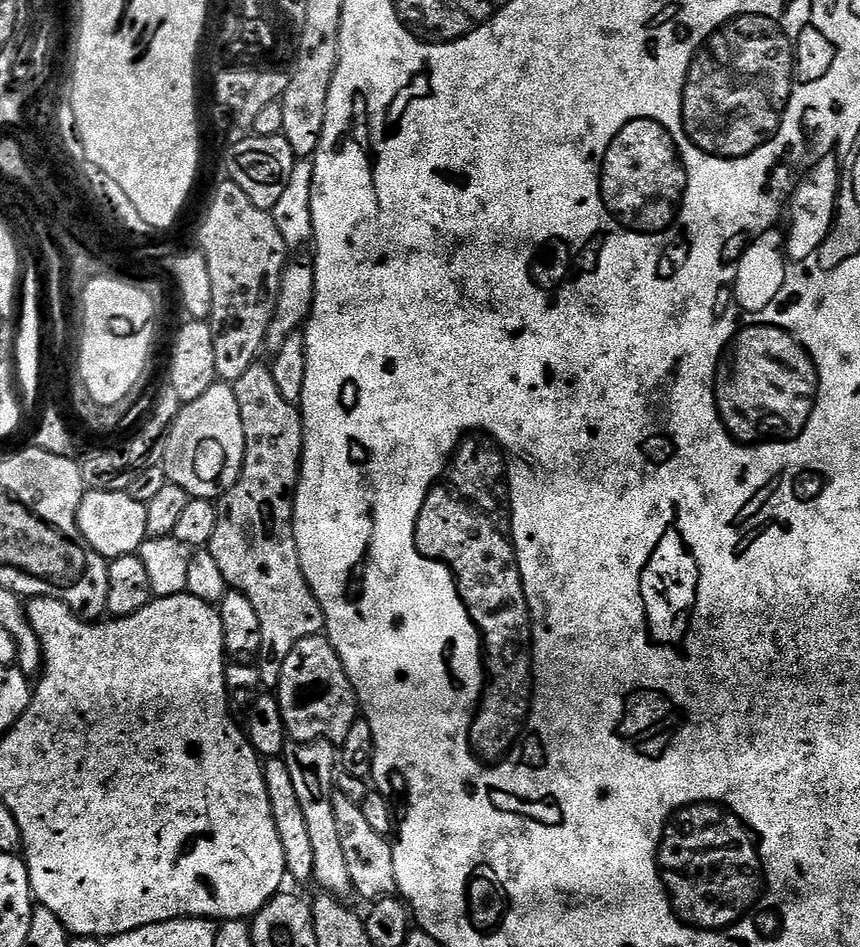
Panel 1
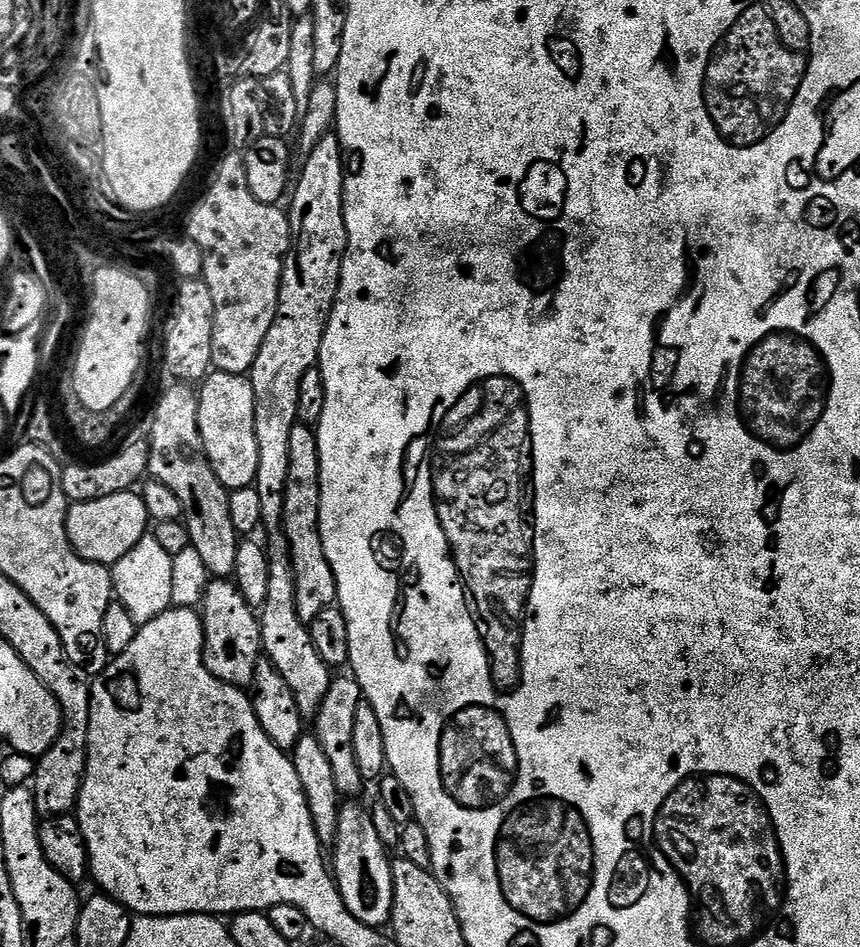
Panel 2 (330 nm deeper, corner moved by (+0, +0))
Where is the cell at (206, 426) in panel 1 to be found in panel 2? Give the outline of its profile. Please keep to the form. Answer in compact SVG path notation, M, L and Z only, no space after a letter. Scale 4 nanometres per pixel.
M215 370L204 377L198 388L200 401L198 402L198 430L202 434L202 446L206 450L206 458L218 474L218 482L226 489L251 488L256 483L258 474L258 438L254 430L254 390L248 376L226 374Z

